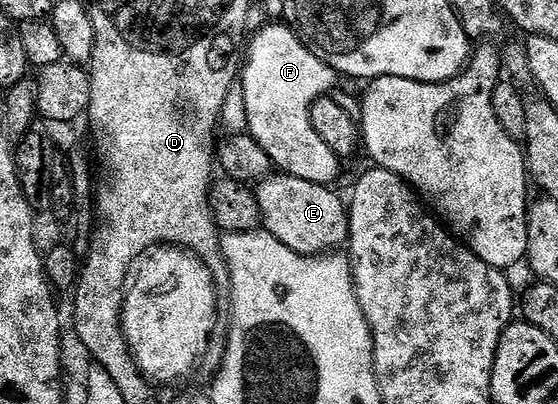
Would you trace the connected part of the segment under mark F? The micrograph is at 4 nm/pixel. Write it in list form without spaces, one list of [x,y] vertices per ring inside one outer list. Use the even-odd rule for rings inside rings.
[[[279,23],[261,28],[251,48],[249,43],[245,51],[247,64],[243,71],[241,67],[241,87],[243,83],[243,111],[251,130],[248,132],[280,172],[331,185],[339,175],[341,161],[317,137],[311,124],[311,106],[334,92],[331,90],[335,87],[337,72],[314,55],[290,27]]]

